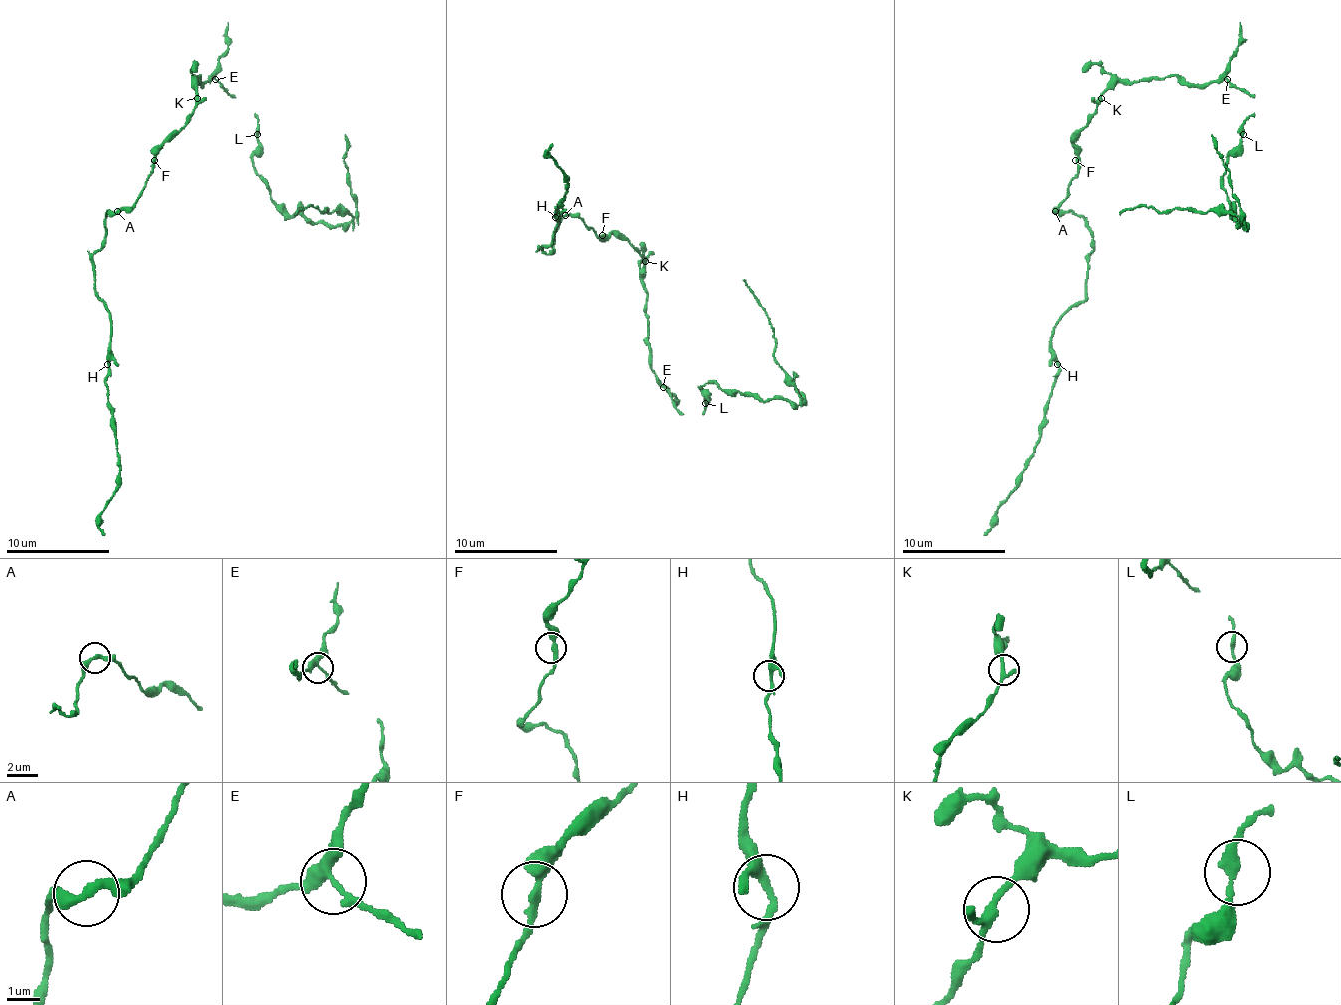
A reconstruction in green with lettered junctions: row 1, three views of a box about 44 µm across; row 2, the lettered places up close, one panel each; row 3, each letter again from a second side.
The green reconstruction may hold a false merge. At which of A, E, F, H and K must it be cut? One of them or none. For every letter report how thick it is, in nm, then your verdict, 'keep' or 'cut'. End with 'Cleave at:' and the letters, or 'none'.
A: 280 nm thick; keep
E: 280 nm thick; cut
F: 280 nm thick; keep
H: 260 nm thick; keep
K: 200 nm thick; keep
Cleave at: E

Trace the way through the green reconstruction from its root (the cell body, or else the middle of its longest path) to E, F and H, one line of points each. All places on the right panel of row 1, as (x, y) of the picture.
E: (1099, 101), (1109, 88), (1119, 82), (1140, 82), (1173, 75), (1199, 85), (1220, 82), (1225, 77), (1227, 80)
F: (1099, 101), (1096, 113), (1080, 129), (1073, 144), (1075, 160)
H: (1099, 101), (1073, 144), (1078, 175), (1055, 209), (1078, 214), (1093, 248), (1086, 297), (1052, 335), (1057, 364)

